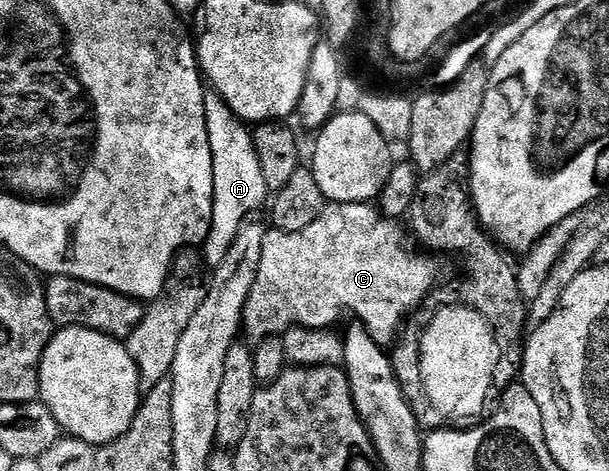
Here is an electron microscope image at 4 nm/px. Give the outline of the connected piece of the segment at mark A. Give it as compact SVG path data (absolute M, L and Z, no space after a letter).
M217 93L205 95L205 111L207 112L207 140L211 140L211 160L215 176L215 192L213 193L213 223L207 240L203 243L203 257L210 267L223 264L223 256L235 244L235 236L245 222L270 197L271 191L263 180L263 168L259 168L259 156L255 152L253 135L250 127L242 122L235 112Z

